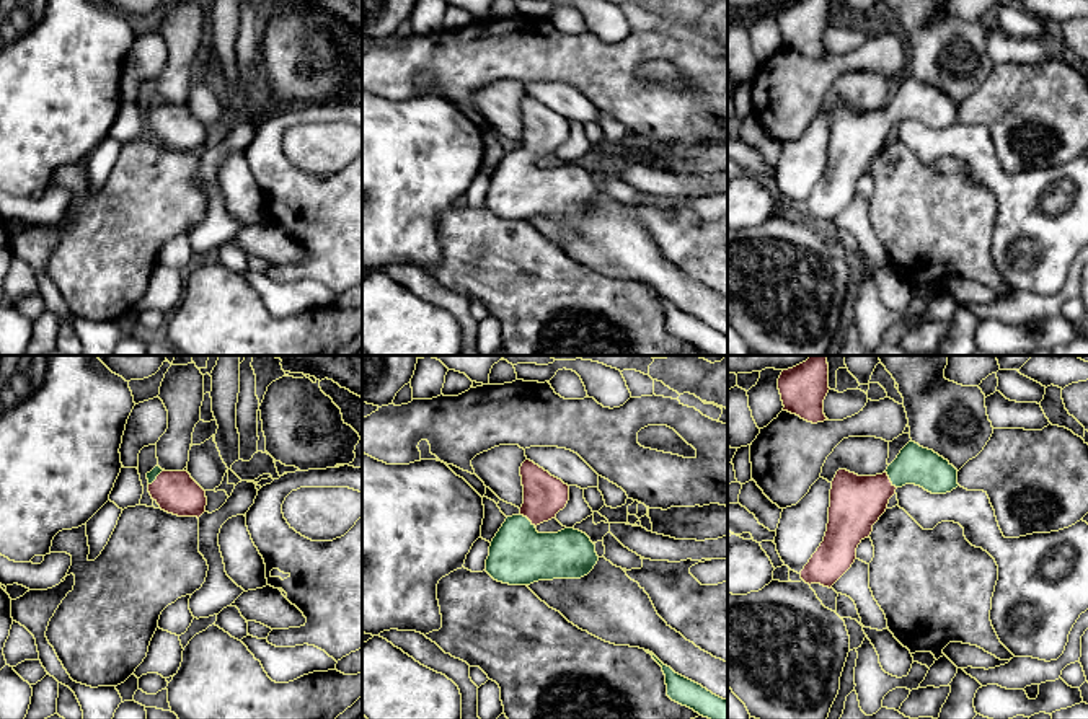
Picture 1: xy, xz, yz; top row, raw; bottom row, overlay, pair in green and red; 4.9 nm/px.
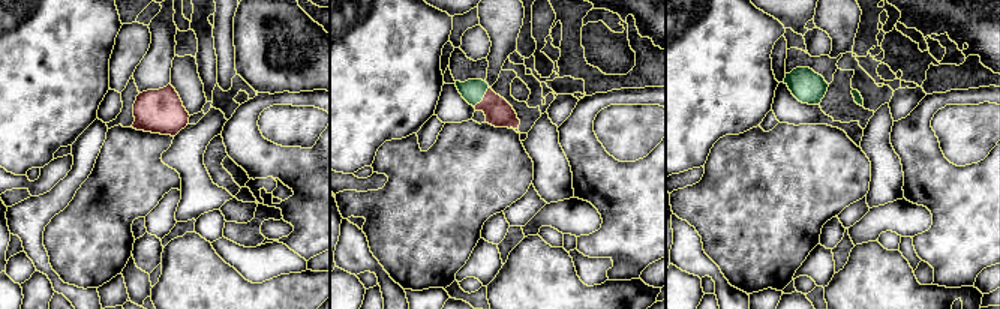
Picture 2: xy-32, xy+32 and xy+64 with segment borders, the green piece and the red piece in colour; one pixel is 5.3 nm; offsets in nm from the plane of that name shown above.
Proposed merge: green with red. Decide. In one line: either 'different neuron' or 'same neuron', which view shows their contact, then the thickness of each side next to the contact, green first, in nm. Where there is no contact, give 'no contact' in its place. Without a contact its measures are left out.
same neuron | xz | 300/200 nm

